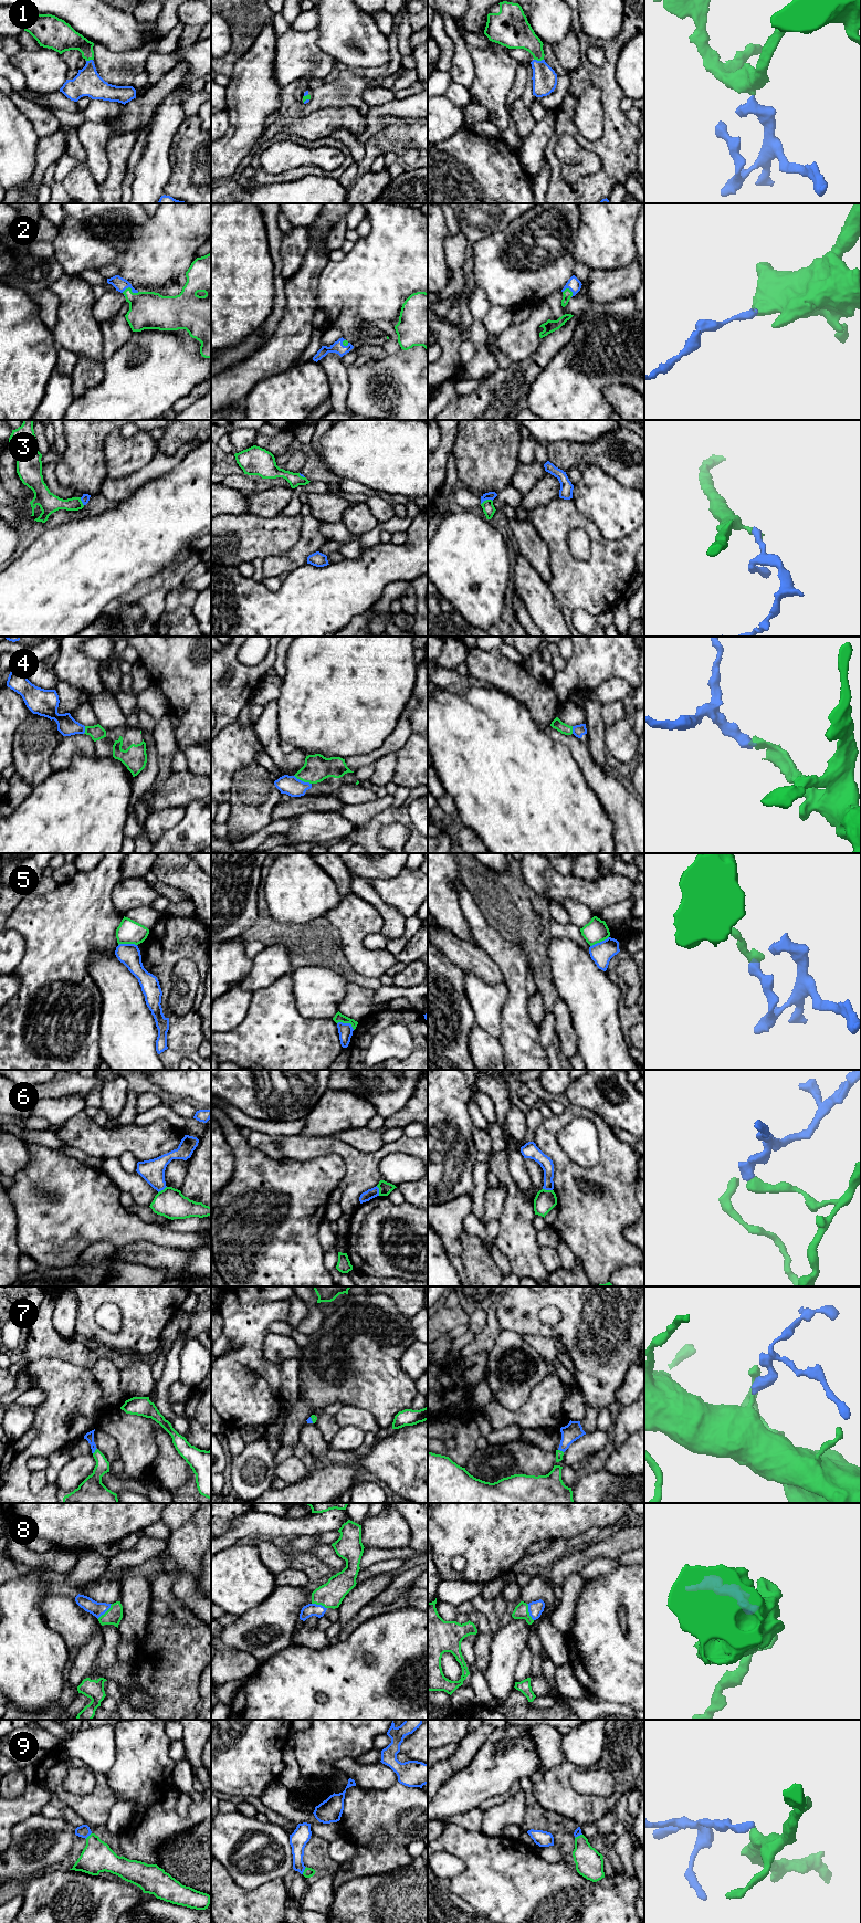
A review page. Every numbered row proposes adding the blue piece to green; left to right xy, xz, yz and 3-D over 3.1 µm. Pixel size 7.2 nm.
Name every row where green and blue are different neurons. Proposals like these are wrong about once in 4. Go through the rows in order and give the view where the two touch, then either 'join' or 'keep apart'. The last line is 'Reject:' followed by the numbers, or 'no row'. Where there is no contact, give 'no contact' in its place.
1: meets green in yz; join
2: meets green in xy; join
3: meets green in yz; keep apart
4: meets green in xz; join
5: meets green in xz; keep apart
6: meets green in xz; keep apart
7: meets green in xy; join
8: meets green in yz; join
9: meets green in xz; join
Reject: 3, 5, 6

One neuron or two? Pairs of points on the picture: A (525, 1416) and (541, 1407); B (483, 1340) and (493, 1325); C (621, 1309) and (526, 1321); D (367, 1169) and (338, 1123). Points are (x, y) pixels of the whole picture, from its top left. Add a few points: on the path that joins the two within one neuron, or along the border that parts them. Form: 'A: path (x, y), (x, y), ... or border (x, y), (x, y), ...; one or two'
A: path (528, 1416), (532, 1416), (537, 1410); one
B: path (486, 1336), (492, 1328); one
C: path (598, 1325), (595, 1328), (588, 1330), (549, 1330); one
D: border (331, 1134), (305, 1138); two

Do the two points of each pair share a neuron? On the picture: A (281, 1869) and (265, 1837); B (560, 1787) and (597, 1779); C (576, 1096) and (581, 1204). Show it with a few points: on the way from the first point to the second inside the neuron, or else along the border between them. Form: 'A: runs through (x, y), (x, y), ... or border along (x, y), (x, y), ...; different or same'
A: runs through (281, 1861), (281, 1855), (273, 1845); same
B: border along (575, 1768), (570, 1785), (580, 1793), (596, 1795); different
C: border along (571, 1104), (584, 1106), (599, 1115); different

